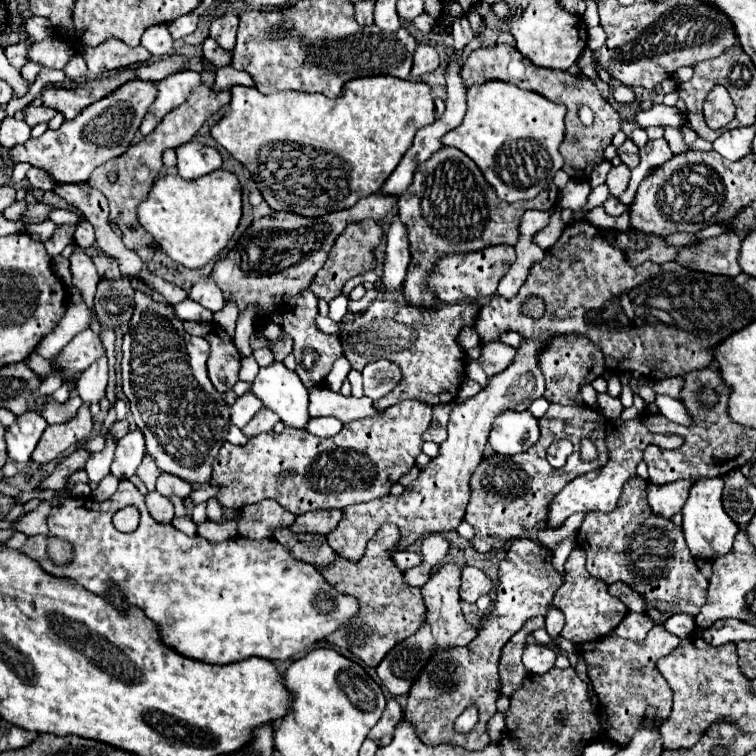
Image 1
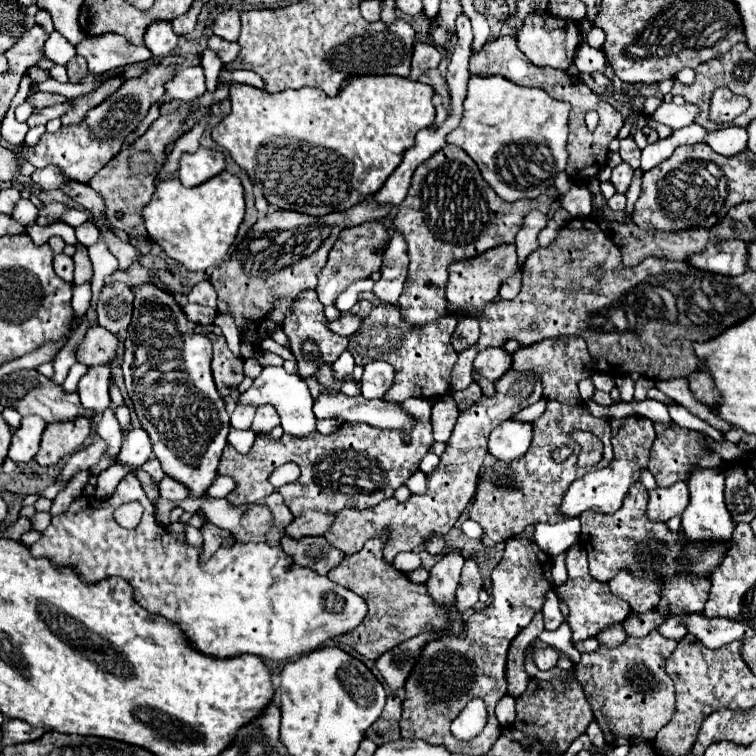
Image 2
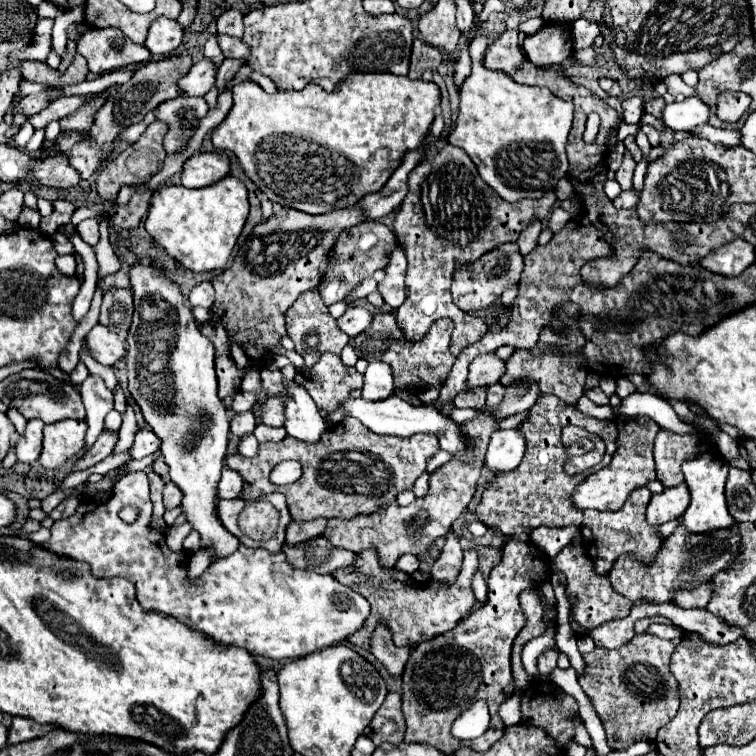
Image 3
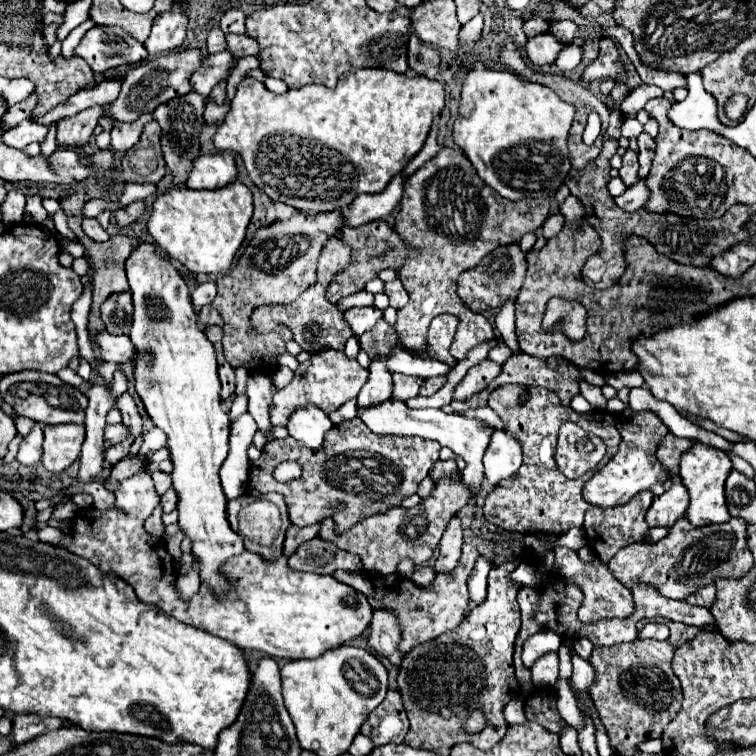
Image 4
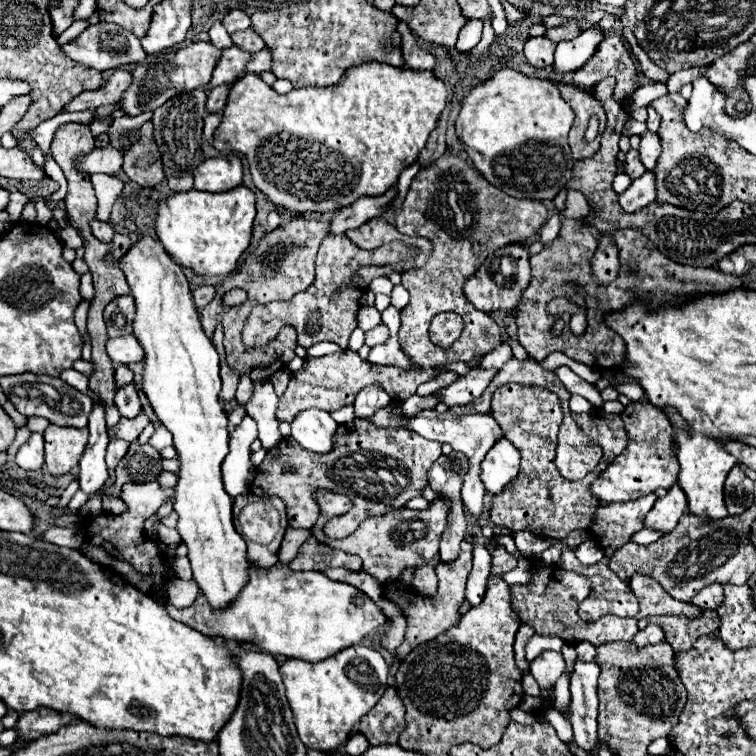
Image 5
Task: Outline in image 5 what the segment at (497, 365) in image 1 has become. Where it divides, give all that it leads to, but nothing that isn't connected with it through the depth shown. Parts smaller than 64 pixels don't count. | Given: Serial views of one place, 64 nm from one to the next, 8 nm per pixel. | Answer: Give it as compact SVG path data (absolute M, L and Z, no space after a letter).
M474 368L470 370L470 374L460 376L456 382L452 382L450 386L444 386L442 390L436 392L438 400L446 406L464 406L474 402L490 384L490 380L494 378L496 370L482 370L482 368Z

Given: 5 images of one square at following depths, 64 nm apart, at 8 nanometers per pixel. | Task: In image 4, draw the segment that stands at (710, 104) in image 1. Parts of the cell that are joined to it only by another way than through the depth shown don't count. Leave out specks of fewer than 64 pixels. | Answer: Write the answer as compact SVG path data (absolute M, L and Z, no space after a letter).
M732 96L732 98L728 100L728 104L724 106L728 118L738 120L740 116L744 116L744 112L746 112L746 104L748 104L748 98L746 98L746 96Z

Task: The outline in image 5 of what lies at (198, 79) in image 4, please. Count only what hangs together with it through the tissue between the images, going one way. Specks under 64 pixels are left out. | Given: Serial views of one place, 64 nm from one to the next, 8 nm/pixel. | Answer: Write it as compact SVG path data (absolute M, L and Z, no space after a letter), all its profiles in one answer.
M230 46L226 48L224 56L220 56L216 68L214 68L214 74L212 74L212 80L210 80L210 86L220 86L220 84L230 84L238 78L238 74L244 72L246 64L252 60L252 52L240 48L240 46Z

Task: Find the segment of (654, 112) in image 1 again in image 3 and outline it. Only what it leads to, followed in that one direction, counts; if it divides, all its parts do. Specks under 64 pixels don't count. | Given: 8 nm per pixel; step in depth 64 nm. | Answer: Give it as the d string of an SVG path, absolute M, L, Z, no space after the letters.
M694 94L690 98L684 98L682 102L666 104L662 116L666 126L670 126L672 130L692 130L696 126L708 124L710 106Z

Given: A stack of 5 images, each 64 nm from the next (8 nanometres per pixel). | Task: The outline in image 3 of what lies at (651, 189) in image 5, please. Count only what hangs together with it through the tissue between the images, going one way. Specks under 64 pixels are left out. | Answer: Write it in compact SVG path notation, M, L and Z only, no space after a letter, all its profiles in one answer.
M626 190L626 192L622 192L618 198L614 198L612 202L614 202L616 208L626 208L626 210L630 210L630 208L636 208L636 204L640 202L640 194L642 194L642 192L638 192L638 190Z

